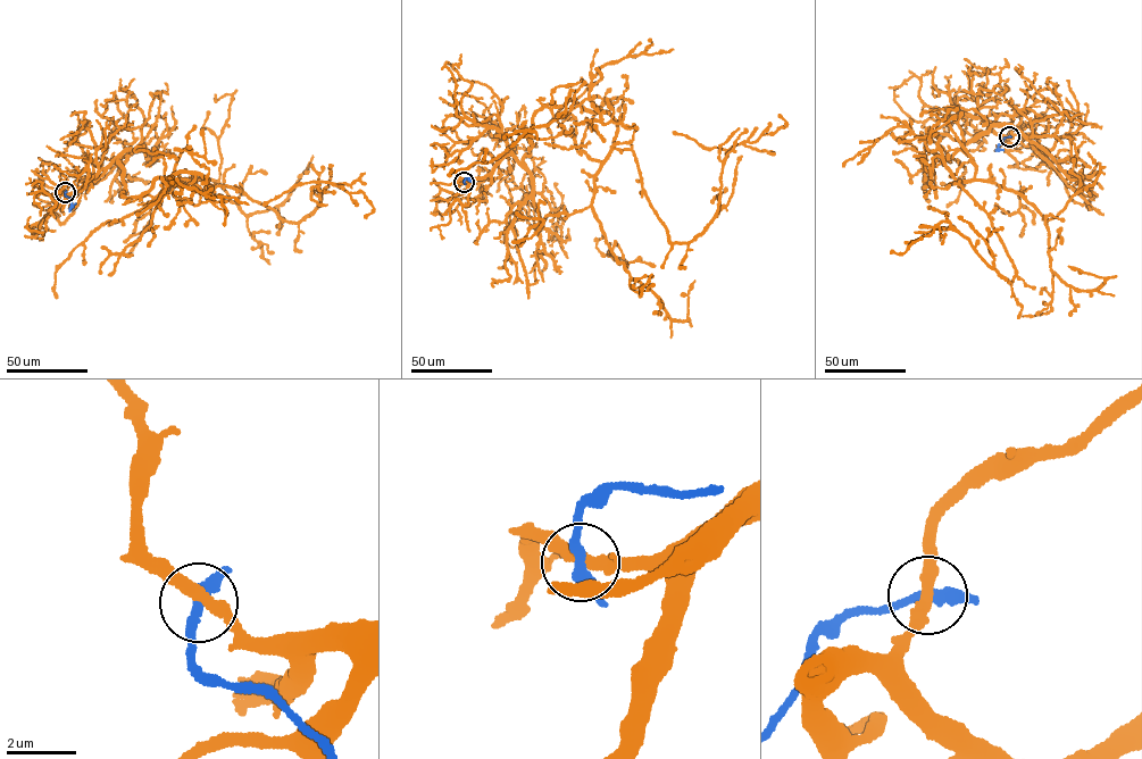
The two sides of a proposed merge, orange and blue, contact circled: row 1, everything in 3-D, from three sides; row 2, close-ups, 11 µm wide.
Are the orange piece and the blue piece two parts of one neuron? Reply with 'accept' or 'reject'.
reject

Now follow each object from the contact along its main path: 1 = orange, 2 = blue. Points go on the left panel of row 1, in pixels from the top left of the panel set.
1: (65, 192), (118, 157), (122, 197), (196, 173), (298, 223), (324, 182), (363, 192), (365, 217)
2: (65, 192), (71, 206), (75, 203)

